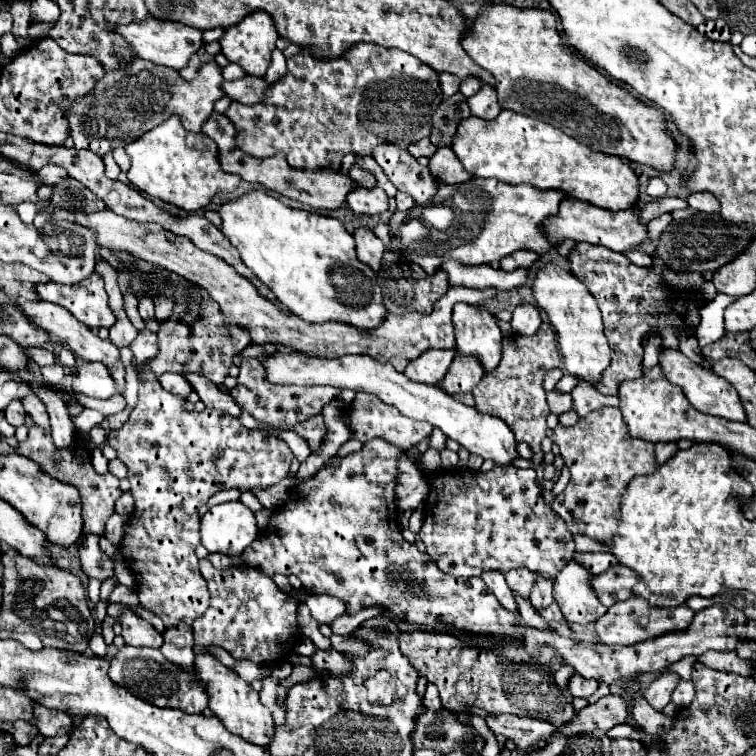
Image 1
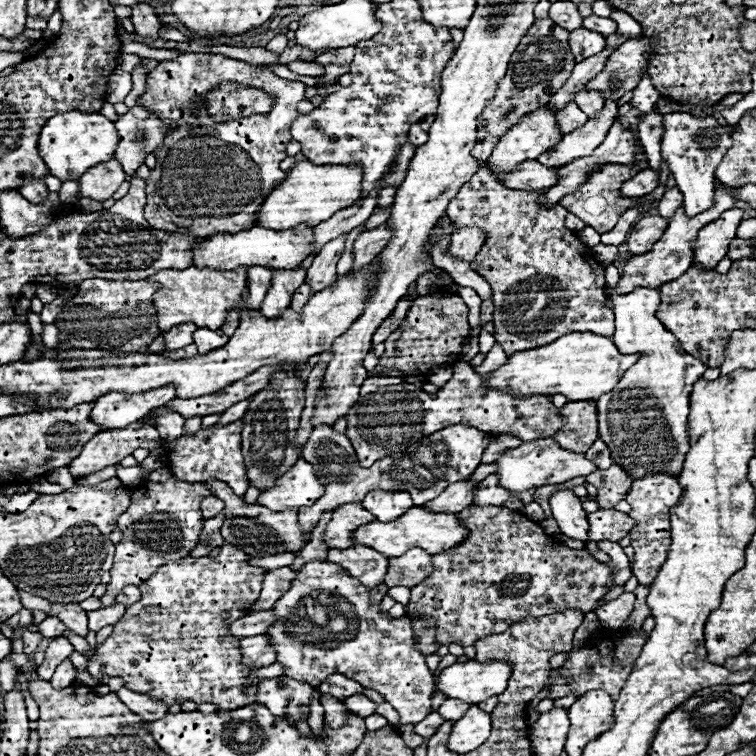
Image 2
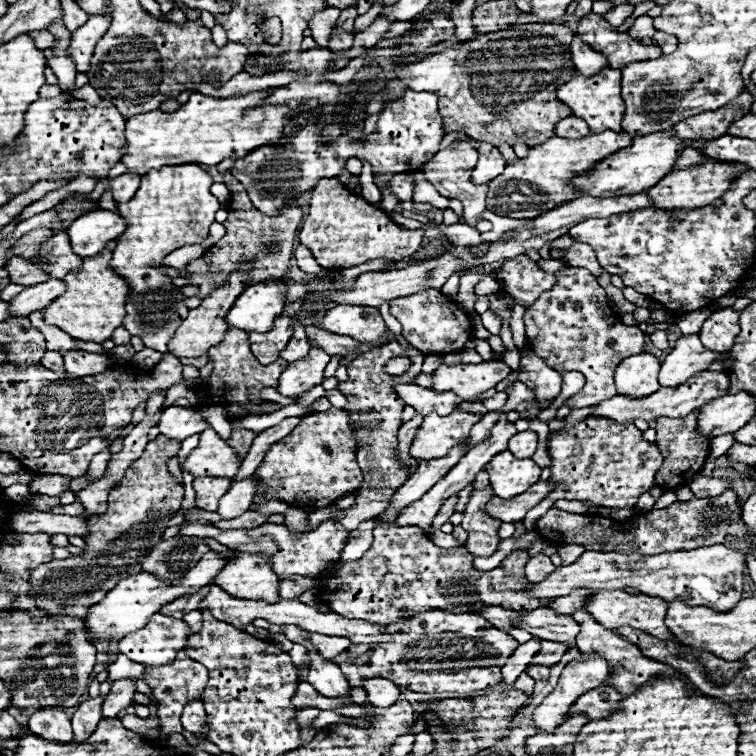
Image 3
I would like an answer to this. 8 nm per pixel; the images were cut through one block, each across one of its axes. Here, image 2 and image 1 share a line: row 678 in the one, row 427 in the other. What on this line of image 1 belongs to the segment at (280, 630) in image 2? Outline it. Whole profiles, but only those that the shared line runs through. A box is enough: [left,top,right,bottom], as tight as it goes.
[294,392,432,452]

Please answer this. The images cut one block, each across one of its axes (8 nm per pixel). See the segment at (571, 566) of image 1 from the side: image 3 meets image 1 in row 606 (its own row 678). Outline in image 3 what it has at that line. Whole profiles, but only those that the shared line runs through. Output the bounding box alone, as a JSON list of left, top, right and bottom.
[532,658,608,732]

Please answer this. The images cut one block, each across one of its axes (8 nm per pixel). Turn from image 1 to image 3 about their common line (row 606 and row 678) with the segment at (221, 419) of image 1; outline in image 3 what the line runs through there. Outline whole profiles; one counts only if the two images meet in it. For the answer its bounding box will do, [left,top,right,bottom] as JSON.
[144,652,208,734]

